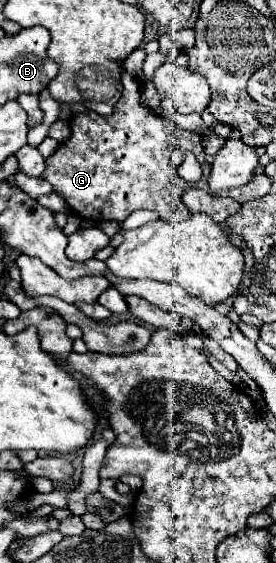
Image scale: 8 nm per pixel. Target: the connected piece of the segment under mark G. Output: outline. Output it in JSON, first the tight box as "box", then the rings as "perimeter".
{"box":[42,71,210,223],"perimeter":[[[124,71],[122,97],[114,105],[114,113],[108,117],[98,113],[78,113],[72,117],[72,137],[46,159],[42,179],[46,179],[54,187],[54,193],[58,193],[82,219],[122,223],[136,209],[154,209],[164,221],[188,219],[182,193],[190,187],[190,183],[178,175],[178,167],[188,151],[196,155],[204,169],[202,179],[194,183],[194,187],[204,191],[208,187],[210,165],[204,159],[202,137],[198,133],[180,129],[164,115],[146,111],[140,103],[140,91],[140,83]]]}

